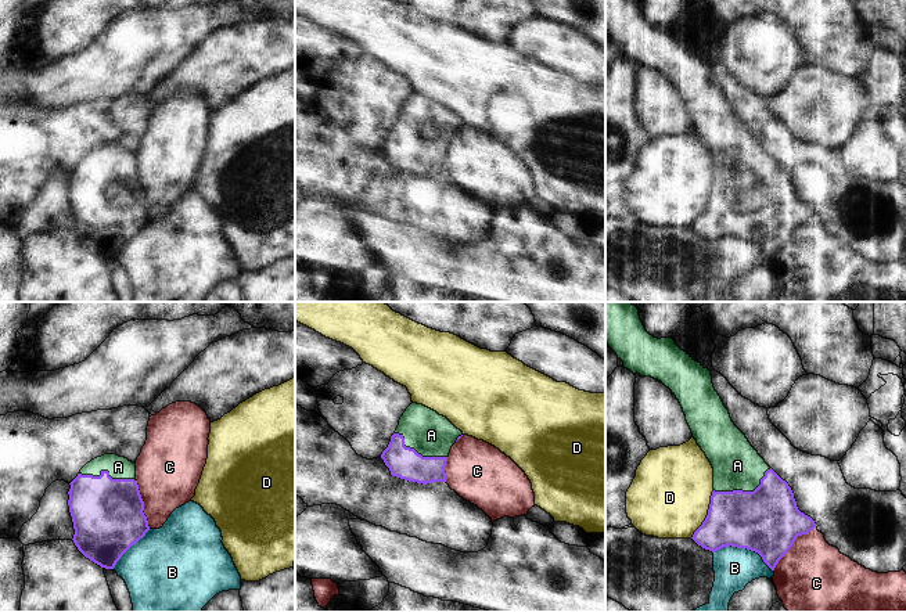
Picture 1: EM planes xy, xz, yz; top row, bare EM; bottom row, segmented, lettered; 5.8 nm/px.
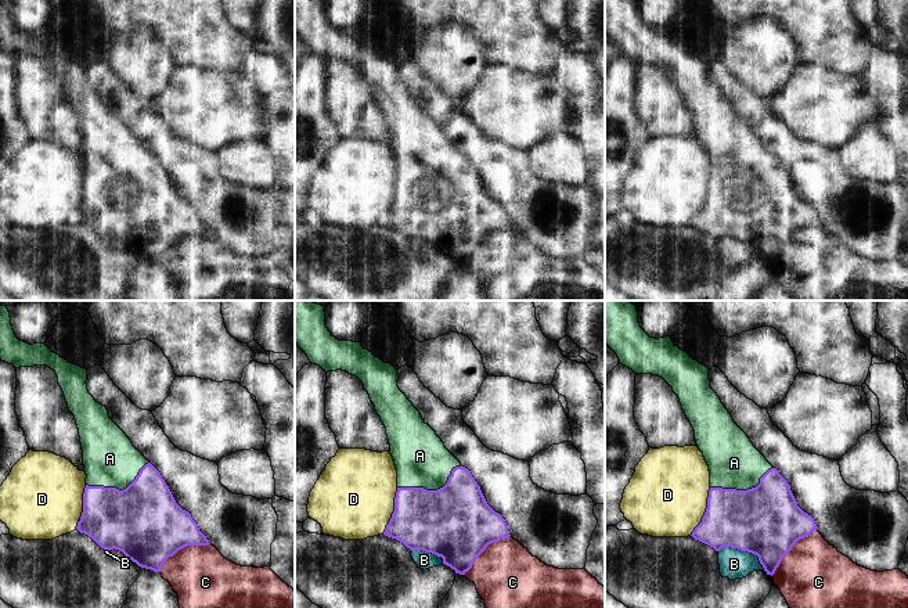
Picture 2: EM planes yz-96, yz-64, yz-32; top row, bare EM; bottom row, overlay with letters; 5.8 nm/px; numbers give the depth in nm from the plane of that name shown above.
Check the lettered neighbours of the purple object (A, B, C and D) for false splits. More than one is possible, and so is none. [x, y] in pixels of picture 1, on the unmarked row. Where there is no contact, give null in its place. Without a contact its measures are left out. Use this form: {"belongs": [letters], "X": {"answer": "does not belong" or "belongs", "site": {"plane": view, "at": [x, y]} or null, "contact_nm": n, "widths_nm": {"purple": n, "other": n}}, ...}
{"belongs": ["A"], "A": {"answer": "belongs", "site": {"plane": "yz", "at": [744, 182]}, "contact_nm": 360, "widths_nm": {"purple": 380, "other": 280}}, "B": {"answer": "does not belong", "site": {"plane": "yz", "at": [744, 237]}, "contact_nm": 360, "widths_nm": {"purple": 380, "other": 240}}, "C": {"answer": "does not belong", "site": {"plane": "yz", "at": [793, 233]}, "contact_nm": 360, "widths_nm": {"purple": 380, "other": 440}}, "D": {"answer": "does not belong", "site": {"plane": "yz", "at": [708, 204]}, "contact_nm": 320, "widths_nm": {"purple": 340, "other": 480}}}

